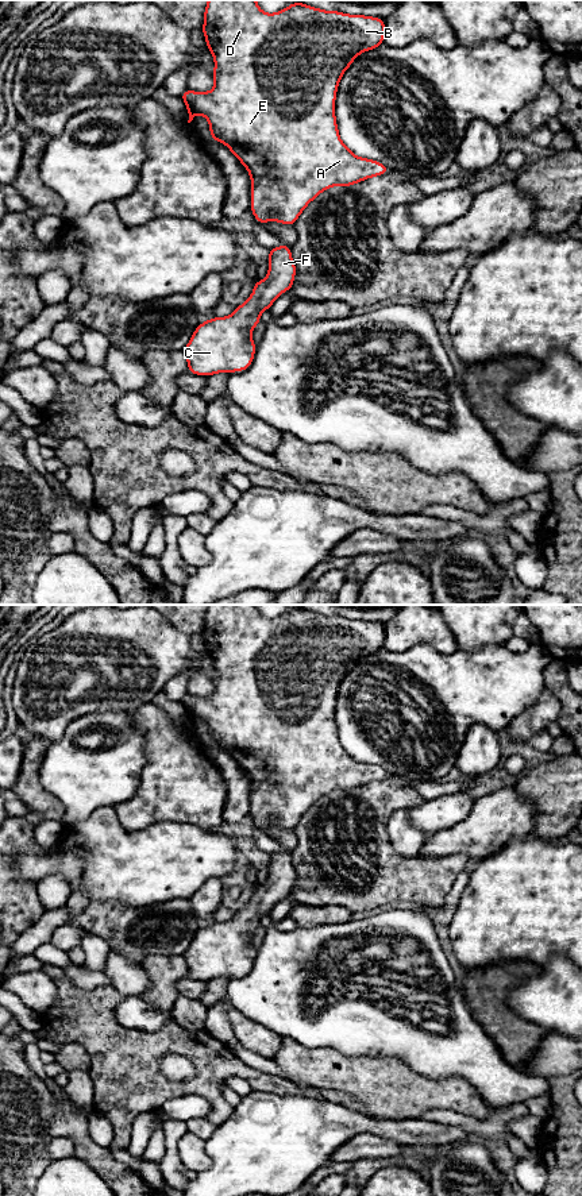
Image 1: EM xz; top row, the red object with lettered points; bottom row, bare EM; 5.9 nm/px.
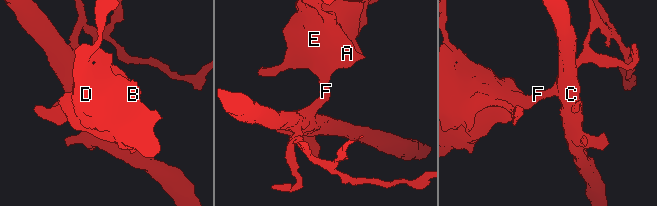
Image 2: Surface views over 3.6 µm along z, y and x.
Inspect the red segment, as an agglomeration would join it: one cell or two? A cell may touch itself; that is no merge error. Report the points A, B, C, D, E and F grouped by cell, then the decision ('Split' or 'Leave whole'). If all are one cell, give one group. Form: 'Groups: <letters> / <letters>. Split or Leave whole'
Groups: A B C D E F. Leave whole

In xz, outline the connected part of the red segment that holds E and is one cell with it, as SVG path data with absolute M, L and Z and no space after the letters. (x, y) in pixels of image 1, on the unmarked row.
M208 605L204 614L204 629L201 632L205 641L207 653L213 660L215 675L211 678L215 691L209 697L194 697L186 694L180 702L186 709L190 728L196 719L203 719L209 728L209 737L212 745L226 749L230 756L247 773L251 784L251 810L250 815L254 818L257 827L278 826L292 830L300 822L302 815L313 806L321 796L332 791L351 791L367 783L388 779L390 775L369 763L356 761L340 744L339 733L335 721L336 697L344 676L351 671L352 665L365 656L374 655L383 649L385 625L366 620L350 620L339 616L324 616L311 610L296 606L286 613L274 617L263 617L257 605Z

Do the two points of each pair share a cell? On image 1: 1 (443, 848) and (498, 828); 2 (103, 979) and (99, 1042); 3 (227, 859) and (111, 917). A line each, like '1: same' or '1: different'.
1: same
2: different
3: different

